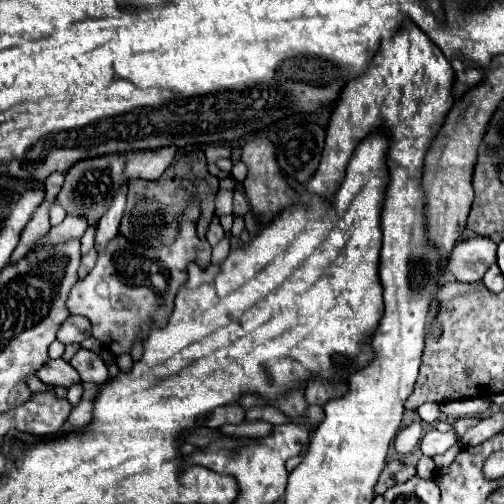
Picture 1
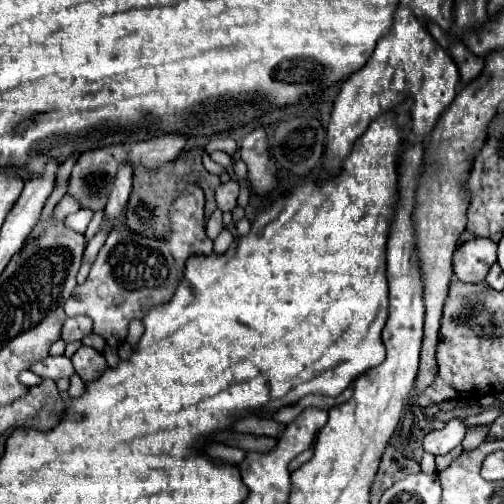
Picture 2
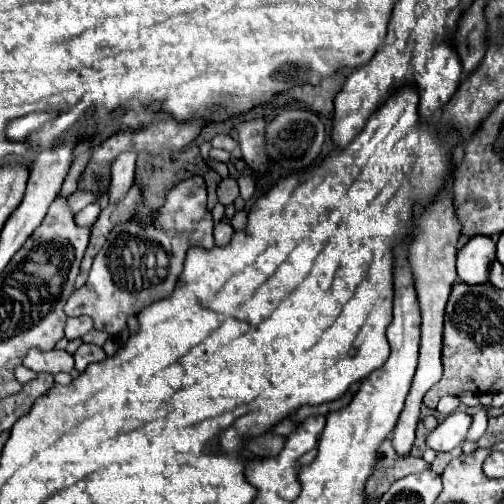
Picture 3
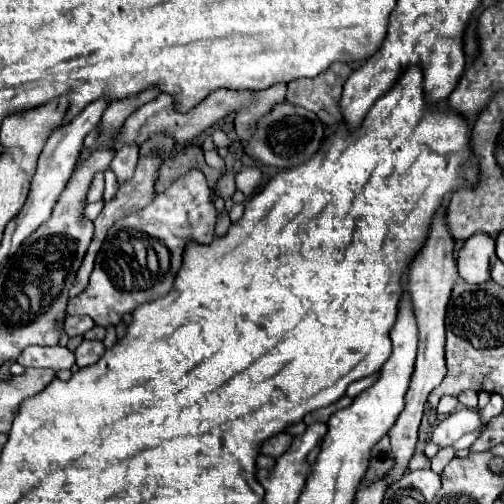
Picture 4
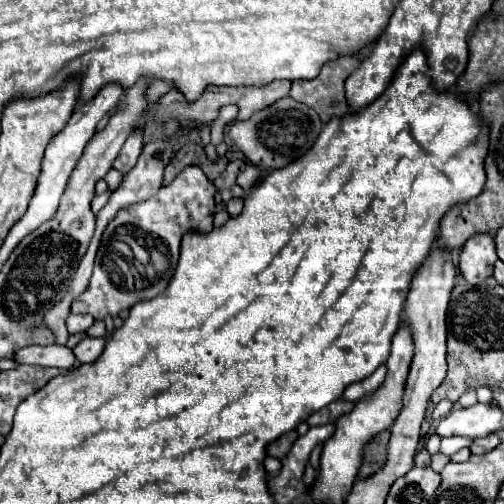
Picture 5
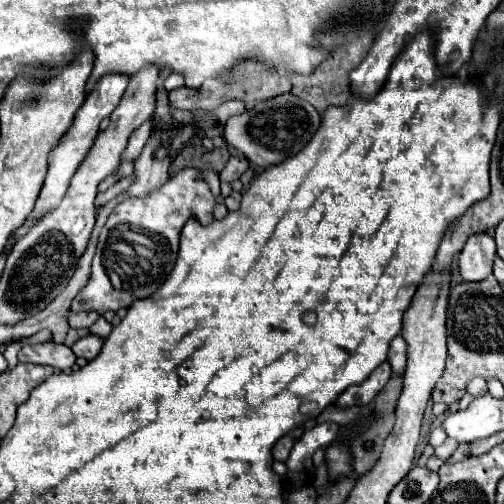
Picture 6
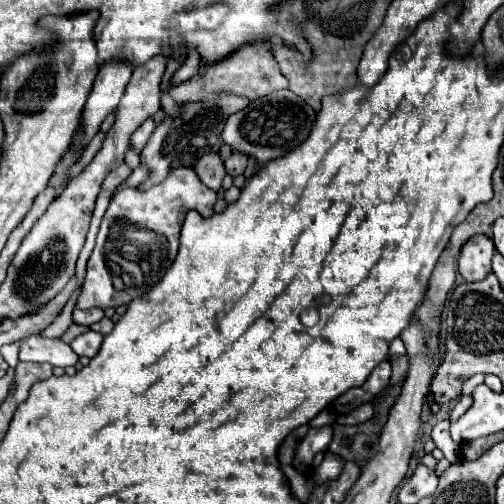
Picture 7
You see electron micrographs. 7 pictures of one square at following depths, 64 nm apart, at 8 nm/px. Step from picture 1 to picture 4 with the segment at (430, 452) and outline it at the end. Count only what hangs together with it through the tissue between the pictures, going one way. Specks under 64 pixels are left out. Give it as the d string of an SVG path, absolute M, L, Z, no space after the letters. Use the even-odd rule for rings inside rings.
M462 408L462 410L452 412L450 416L446 416L442 422L438 422L438 424L434 426L432 440L434 440L440 448L444 448L444 446L452 444L454 440L458 440L460 436L464 436L464 434L468 434L468 432L484 430L484 428L486 428L486 422L482 420L478 408L474 408L474 410Z

